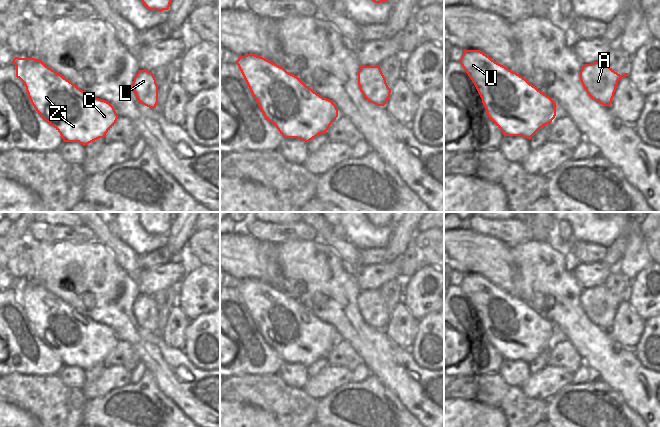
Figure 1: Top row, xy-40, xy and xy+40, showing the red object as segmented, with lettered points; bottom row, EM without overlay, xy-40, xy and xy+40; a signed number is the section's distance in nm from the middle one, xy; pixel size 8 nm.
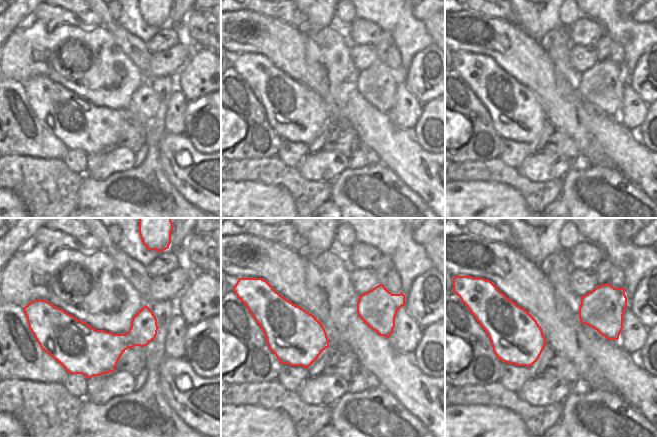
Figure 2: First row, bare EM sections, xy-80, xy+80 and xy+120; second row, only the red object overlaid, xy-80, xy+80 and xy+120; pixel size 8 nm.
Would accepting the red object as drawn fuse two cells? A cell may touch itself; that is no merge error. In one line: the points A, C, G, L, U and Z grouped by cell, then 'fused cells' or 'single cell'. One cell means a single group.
A C G L U Z | single cell

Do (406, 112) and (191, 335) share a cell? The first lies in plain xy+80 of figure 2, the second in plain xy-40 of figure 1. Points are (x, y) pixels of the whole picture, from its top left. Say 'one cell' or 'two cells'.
two cells

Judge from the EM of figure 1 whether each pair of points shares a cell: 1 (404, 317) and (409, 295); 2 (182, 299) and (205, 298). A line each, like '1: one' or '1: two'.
1: two
2: one

